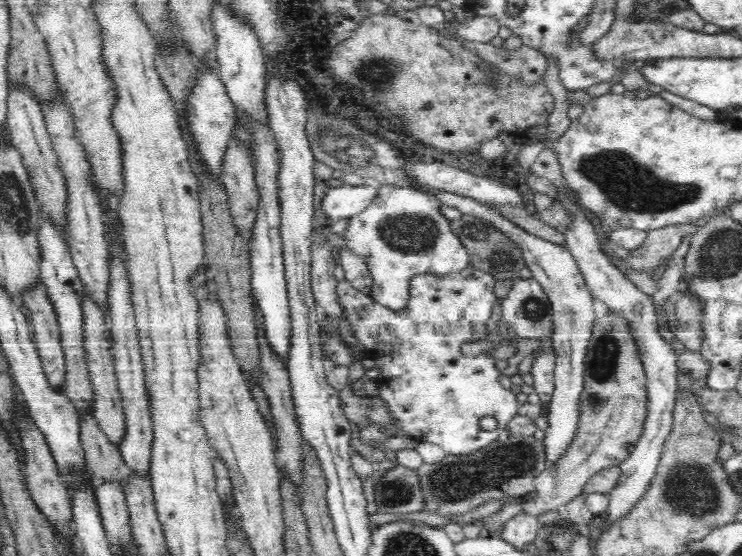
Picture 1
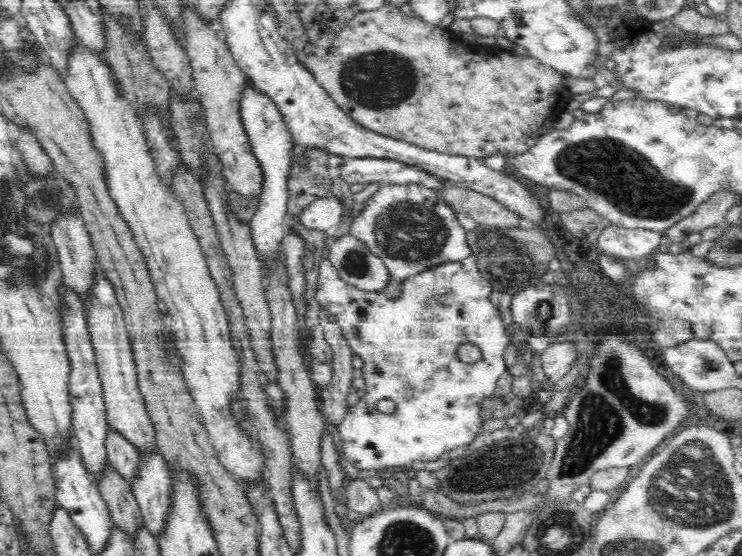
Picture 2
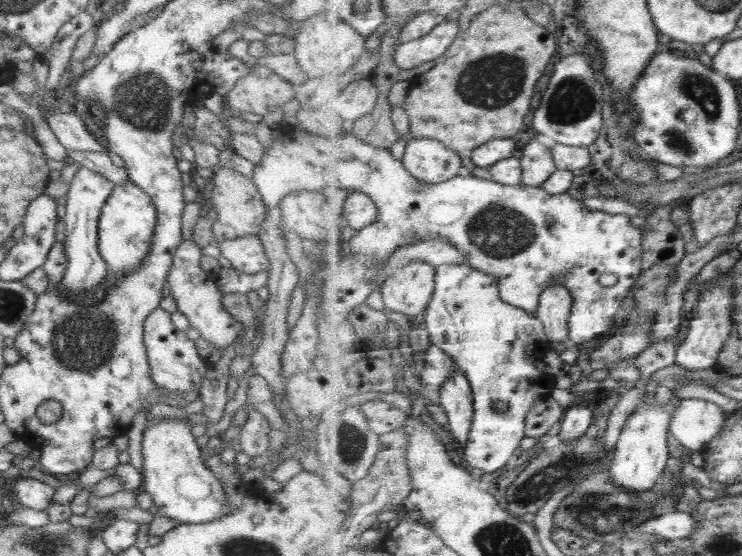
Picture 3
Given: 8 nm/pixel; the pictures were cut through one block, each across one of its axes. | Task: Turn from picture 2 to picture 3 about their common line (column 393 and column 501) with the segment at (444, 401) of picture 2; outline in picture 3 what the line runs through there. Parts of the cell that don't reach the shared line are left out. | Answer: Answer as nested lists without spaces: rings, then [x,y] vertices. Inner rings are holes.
[[[442,264],[437,267],[437,290],[424,319],[424,326],[431,333],[433,345],[445,349],[472,381],[475,393],[474,430],[470,433],[472,439],[465,448],[466,466],[486,473],[505,471],[527,436],[526,421],[530,410],[540,400],[550,398],[556,387],[555,376],[538,370],[538,362],[543,362],[546,354],[553,350],[545,325],[536,314],[505,300],[501,295],[501,280],[497,276],[471,264]],[[498,401],[508,402],[509,410],[496,412],[494,404]]]

